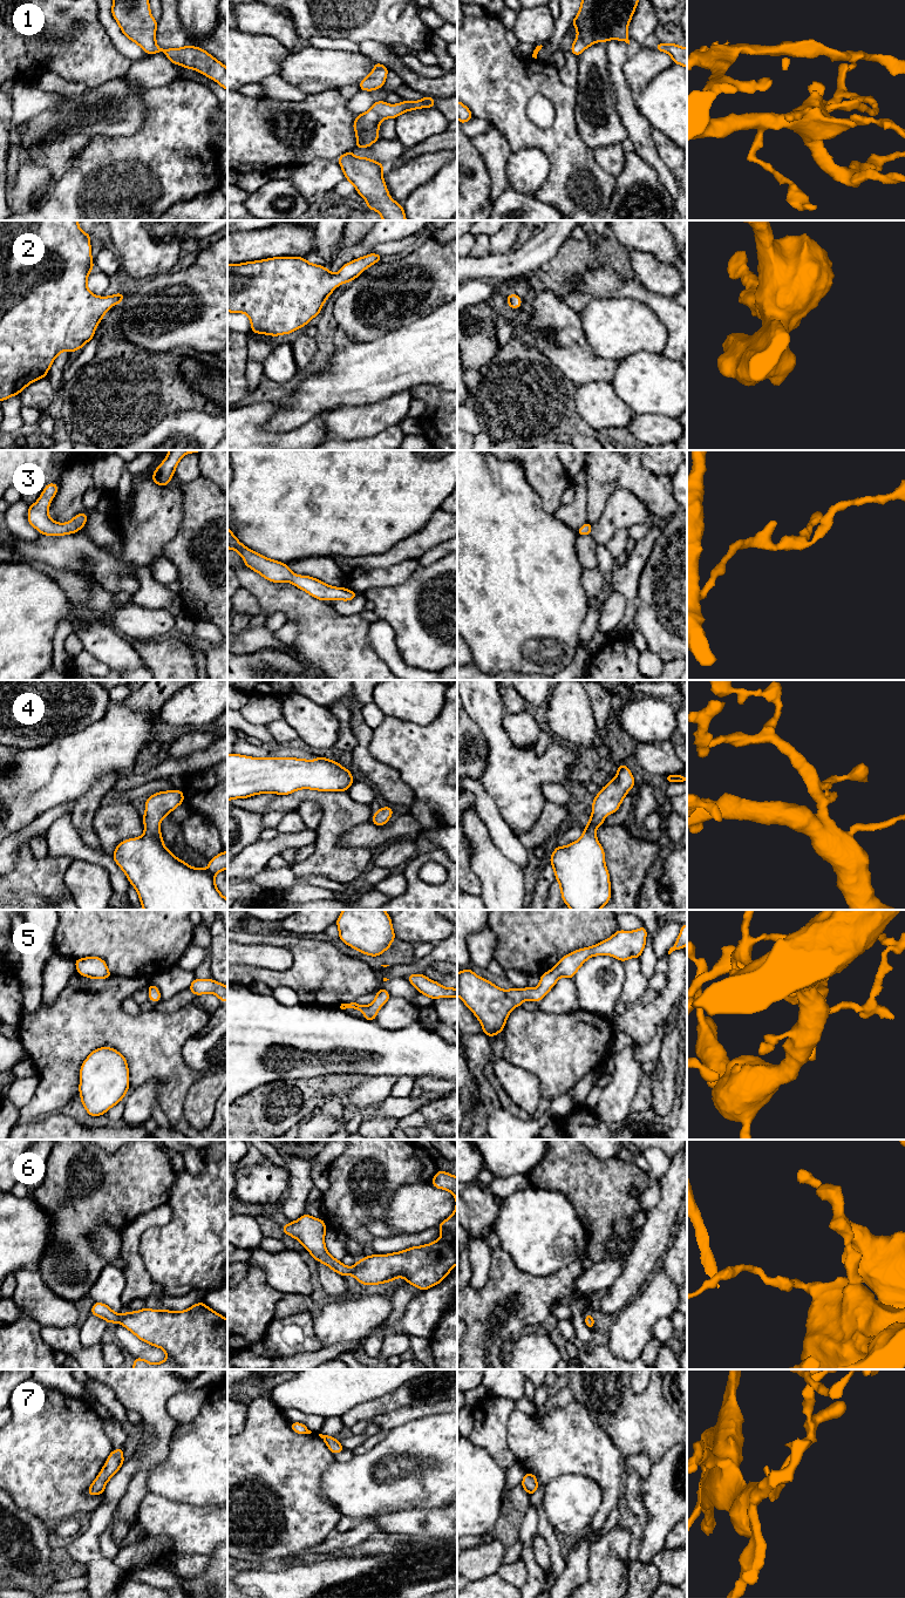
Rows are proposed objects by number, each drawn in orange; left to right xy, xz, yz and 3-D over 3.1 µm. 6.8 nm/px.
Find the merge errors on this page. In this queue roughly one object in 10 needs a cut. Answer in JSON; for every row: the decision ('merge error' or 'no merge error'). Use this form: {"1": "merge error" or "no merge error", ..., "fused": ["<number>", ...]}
{"1": "no merge error", "2": "no merge error", "3": "no merge error", "4": "no merge error", "5": "no merge error", "6": "no merge error", "7": "no merge error", "fused": []}

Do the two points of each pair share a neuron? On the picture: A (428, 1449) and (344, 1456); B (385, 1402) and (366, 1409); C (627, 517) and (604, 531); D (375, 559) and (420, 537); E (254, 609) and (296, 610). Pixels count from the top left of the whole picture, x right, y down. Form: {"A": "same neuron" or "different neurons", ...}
{"A": "different neurons", "B": "same neuron", "C": "same neuron", "D": "same neuron", "E": "different neurons"}

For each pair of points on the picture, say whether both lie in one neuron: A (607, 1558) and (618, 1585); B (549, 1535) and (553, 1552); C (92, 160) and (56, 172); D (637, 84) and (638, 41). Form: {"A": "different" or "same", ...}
{"A": "same", "B": "same", "C": "different", "D": "different"}

